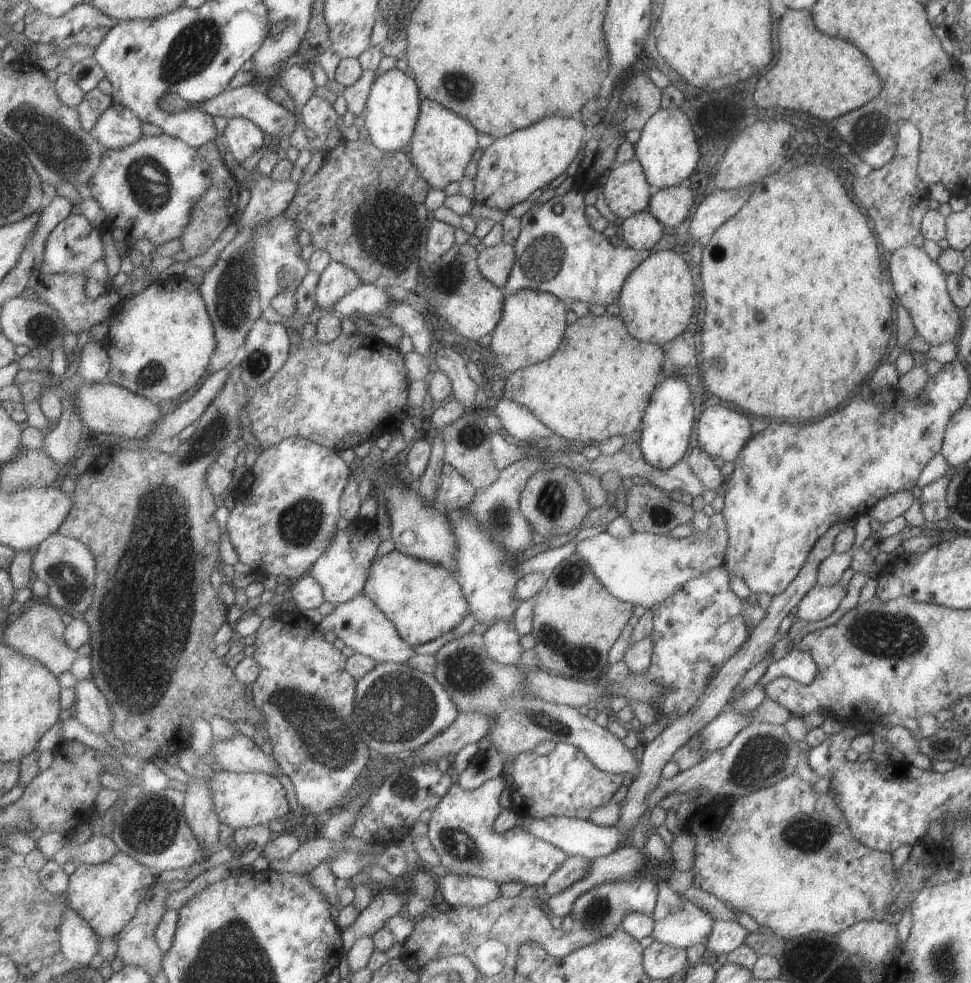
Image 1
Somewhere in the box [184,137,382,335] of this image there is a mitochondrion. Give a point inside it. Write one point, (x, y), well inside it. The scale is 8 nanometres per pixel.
(232, 306)

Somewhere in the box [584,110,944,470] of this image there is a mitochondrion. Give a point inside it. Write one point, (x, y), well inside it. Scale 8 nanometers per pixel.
(864, 131)

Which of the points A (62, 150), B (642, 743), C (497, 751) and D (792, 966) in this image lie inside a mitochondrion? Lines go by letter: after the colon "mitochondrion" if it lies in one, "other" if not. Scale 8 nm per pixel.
A: mitochondrion
B: other
C: other
D: other

